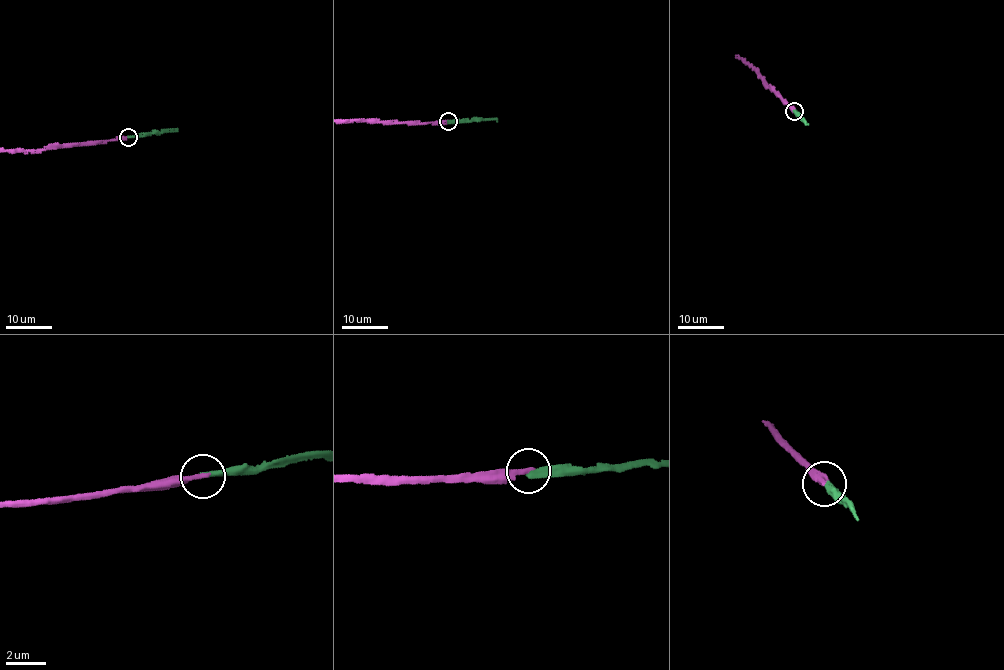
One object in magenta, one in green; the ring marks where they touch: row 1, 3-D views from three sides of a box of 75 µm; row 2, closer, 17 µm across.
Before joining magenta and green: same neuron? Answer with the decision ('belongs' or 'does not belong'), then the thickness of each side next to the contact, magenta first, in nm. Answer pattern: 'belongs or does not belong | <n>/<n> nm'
belongs | 280/340 nm

